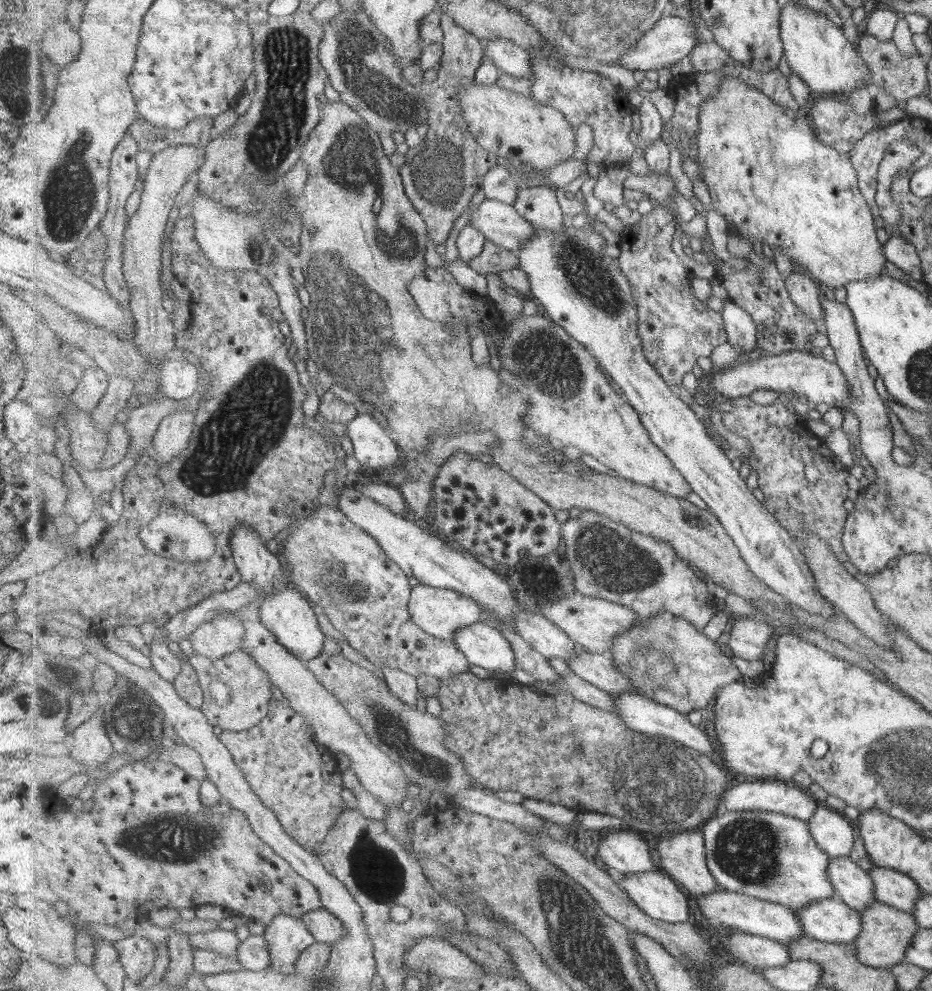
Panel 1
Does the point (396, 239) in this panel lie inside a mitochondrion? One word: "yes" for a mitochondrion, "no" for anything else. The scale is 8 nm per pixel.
yes

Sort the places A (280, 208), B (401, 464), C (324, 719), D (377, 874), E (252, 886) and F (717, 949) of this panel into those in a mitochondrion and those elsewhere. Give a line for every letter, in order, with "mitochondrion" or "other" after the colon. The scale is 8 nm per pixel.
A: mitochondrion
B: other
C: other
D: mitochondrion
E: other
F: other

